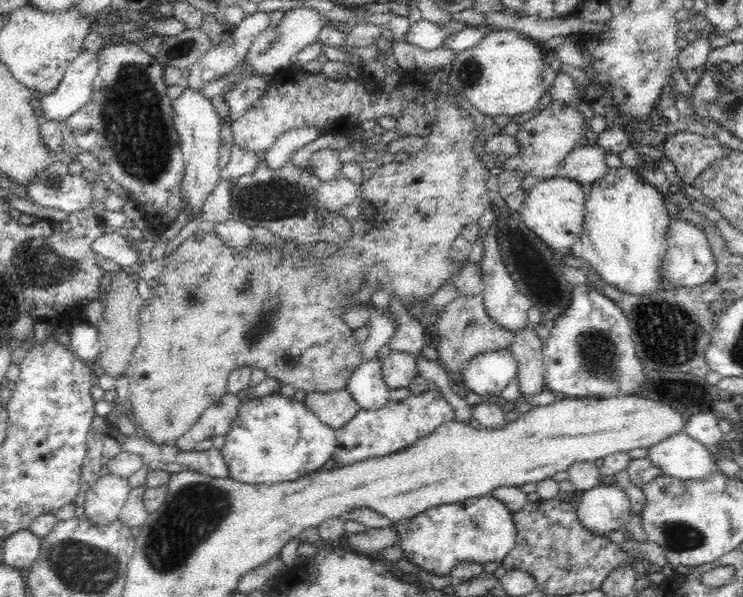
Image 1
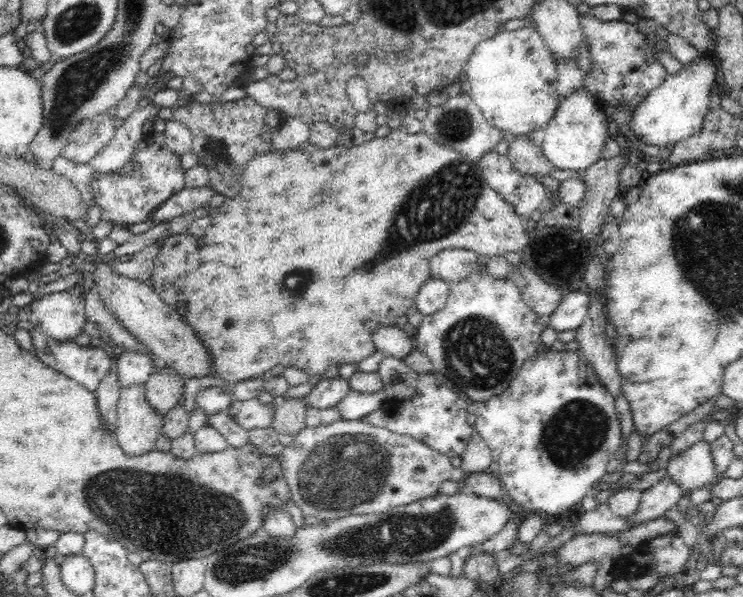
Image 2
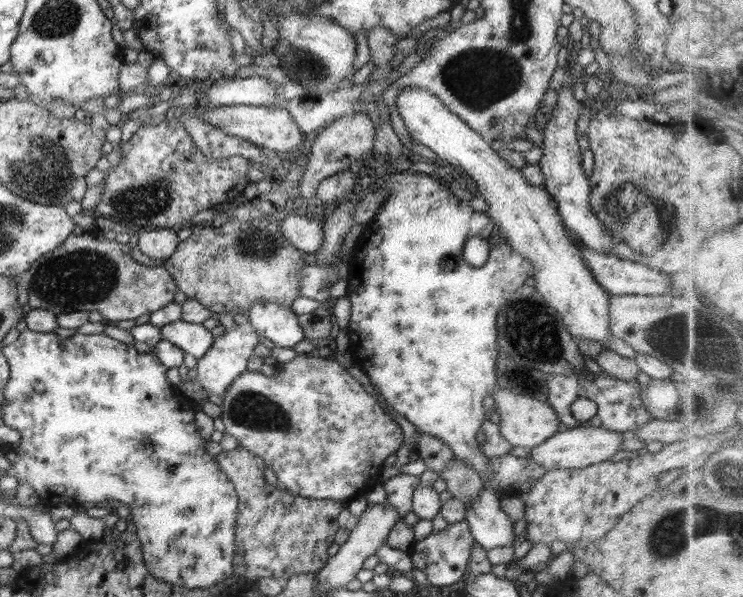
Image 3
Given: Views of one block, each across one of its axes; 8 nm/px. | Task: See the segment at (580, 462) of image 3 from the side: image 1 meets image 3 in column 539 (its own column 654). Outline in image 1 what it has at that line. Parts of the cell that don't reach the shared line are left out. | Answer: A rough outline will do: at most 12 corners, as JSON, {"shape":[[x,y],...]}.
{"shape":[[686,433],[647,449],[664,475],[700,481],[719,458]]}

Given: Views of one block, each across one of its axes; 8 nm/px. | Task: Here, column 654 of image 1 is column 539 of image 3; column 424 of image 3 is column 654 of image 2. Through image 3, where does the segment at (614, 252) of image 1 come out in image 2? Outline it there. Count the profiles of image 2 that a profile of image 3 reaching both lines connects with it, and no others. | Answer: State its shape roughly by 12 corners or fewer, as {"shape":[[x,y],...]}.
{"shape":[[707,56],[668,75],[634,109],[629,129],[652,146],[702,126],[719,88]]}

